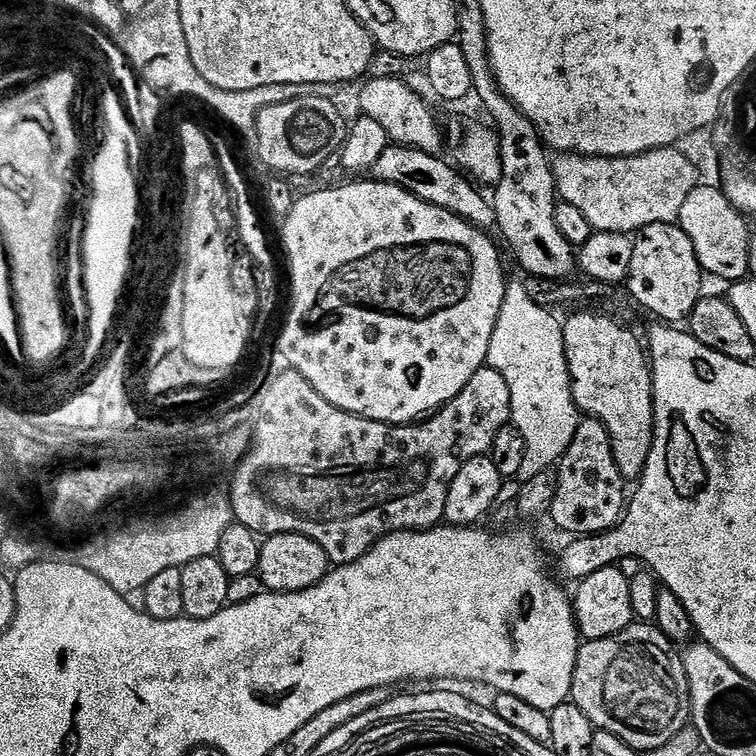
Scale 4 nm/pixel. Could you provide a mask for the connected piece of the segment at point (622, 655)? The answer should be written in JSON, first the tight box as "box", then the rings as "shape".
{"box":[570,622,692,754],"shape":[[[633,622],[629,628],[622,630],[618,634],[614,634],[610,638],[584,640],[580,645],[580,653],[574,666],[574,678],[572,679],[572,694],[570,700],[571,703],[578,706],[578,710],[582,710],[582,714],[586,714],[586,718],[590,718],[593,728],[601,732],[609,732],[618,738],[622,738],[622,742],[626,742],[640,754],[645,754],[658,747],[665,747],[679,731],[689,727],[692,718],[690,690],[688,689],[688,679],[686,678],[686,670],[684,669],[684,661],[681,653],[678,651],[677,645],[668,640],[666,634],[662,634],[662,630],[657,628],[655,623],[652,622]]]}

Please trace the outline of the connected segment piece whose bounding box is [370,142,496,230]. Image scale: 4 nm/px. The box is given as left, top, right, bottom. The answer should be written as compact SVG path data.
M389 143L386 150L373 166L371 179L389 184L402 186L414 198L422 198L422 202L430 202L430 206L438 206L442 210L450 210L458 218L468 221L481 230L496 228L496 215L492 209L491 199L473 181L469 180L459 168L453 166L447 159L439 160L439 155L423 152L417 148L407 148L404 144Z

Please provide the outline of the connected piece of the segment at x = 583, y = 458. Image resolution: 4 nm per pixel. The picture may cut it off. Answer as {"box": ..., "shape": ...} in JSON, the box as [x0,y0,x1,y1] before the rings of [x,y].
{"box":[550,418,626,538],"shape":[[[591,418],[581,419],[574,434],[574,442],[560,459],[556,473],[556,493],[550,513],[553,520],[572,538],[591,538],[612,531],[620,522],[626,507],[626,482],[614,462],[610,434],[602,422]]]}

